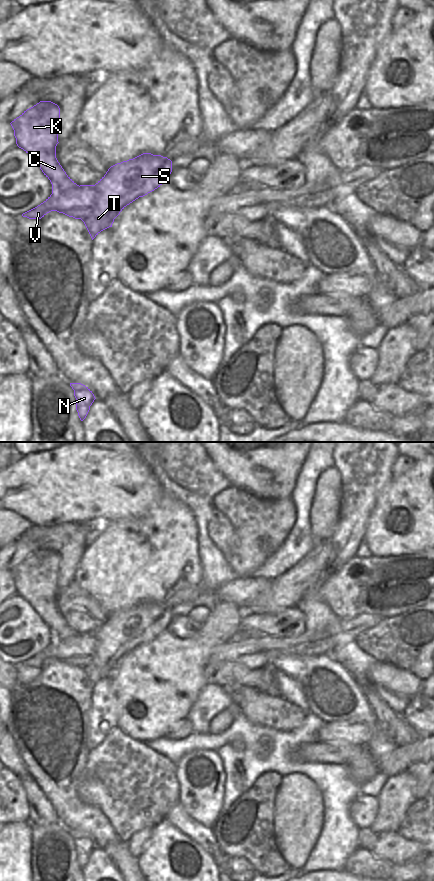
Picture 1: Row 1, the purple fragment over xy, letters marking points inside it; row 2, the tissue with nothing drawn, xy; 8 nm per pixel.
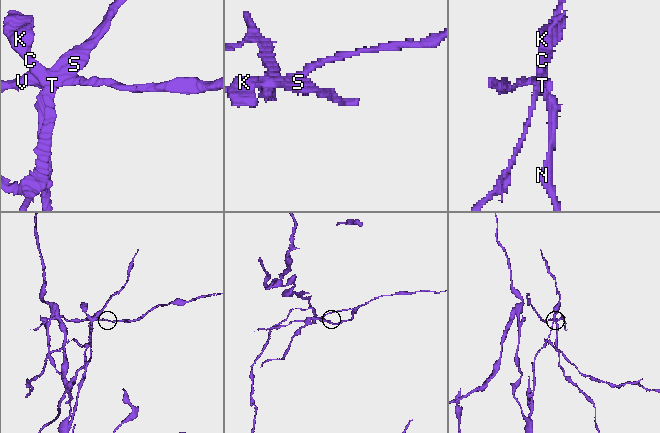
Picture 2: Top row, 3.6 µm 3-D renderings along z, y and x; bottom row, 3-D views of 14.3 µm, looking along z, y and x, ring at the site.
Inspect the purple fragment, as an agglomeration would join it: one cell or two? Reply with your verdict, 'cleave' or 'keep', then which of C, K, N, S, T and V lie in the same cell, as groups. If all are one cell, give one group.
cleave; C K N S T / V

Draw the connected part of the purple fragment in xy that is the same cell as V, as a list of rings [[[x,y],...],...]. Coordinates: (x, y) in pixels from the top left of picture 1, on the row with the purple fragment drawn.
[[[80,185],[69,191],[52,191],[52,194],[37,207],[22,214],[29,219],[41,219],[51,211],[80,219],[96,208],[98,194],[94,185]]]

